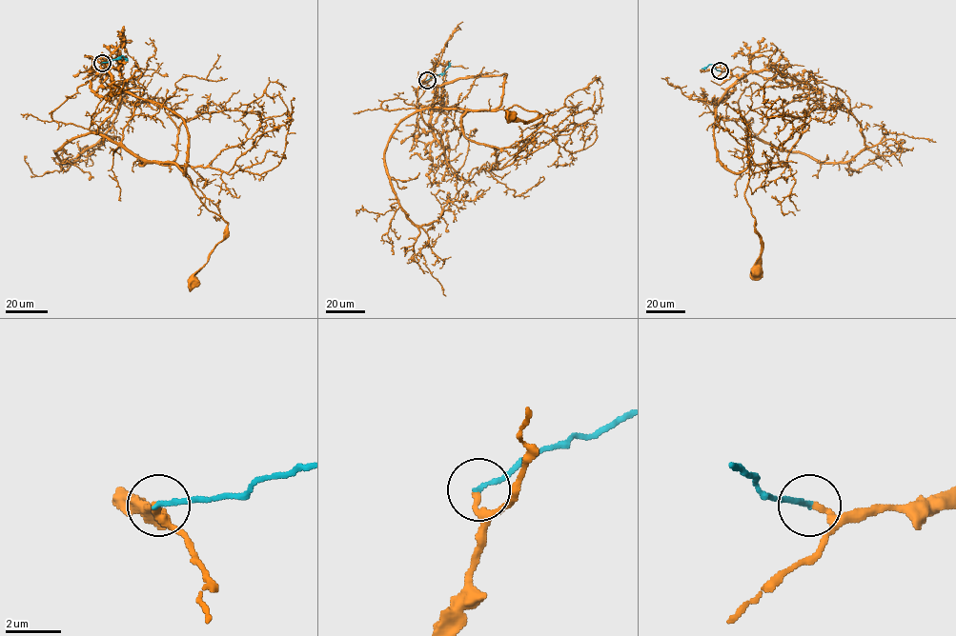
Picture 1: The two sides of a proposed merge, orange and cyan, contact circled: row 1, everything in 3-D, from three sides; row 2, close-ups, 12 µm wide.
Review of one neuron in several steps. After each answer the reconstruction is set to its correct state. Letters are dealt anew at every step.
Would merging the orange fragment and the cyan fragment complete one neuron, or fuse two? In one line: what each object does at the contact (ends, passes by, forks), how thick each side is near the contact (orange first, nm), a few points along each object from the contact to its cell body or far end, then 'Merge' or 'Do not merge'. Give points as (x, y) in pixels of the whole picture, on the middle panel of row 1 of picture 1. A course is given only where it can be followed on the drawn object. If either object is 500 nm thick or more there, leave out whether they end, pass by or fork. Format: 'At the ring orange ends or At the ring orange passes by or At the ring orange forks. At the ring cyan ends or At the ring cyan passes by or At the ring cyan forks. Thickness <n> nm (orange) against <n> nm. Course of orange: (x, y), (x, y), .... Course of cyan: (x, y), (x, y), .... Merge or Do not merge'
At the ring orange ends. At the ring cyan ends. Thickness 240 nm (orange) against 180 nm. Course of orange: (427, 80), (416, 118), (426, 134), (438, 87), (420, 86), (417, 109), (518, 105), (541, 115), (511, 117). Course of cyan: (427, 80), (442, 74), (448, 62). Do not merge

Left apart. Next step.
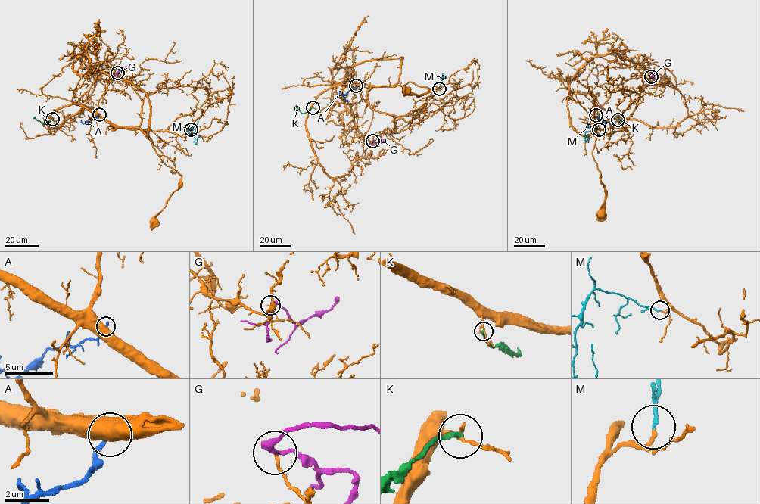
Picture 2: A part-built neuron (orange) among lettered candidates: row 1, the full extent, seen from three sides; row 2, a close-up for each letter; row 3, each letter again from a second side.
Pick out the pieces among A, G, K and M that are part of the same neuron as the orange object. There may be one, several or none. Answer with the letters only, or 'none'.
M

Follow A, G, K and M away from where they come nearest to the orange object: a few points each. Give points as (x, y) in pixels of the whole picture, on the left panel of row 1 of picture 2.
A: (99, 114), (83, 124), (81, 119)
G: (117, 73), (129, 66)
K: (52, 119), (43, 122), (34, 117)
M: (190, 129), (194, 126), (194, 144), (199, 135)

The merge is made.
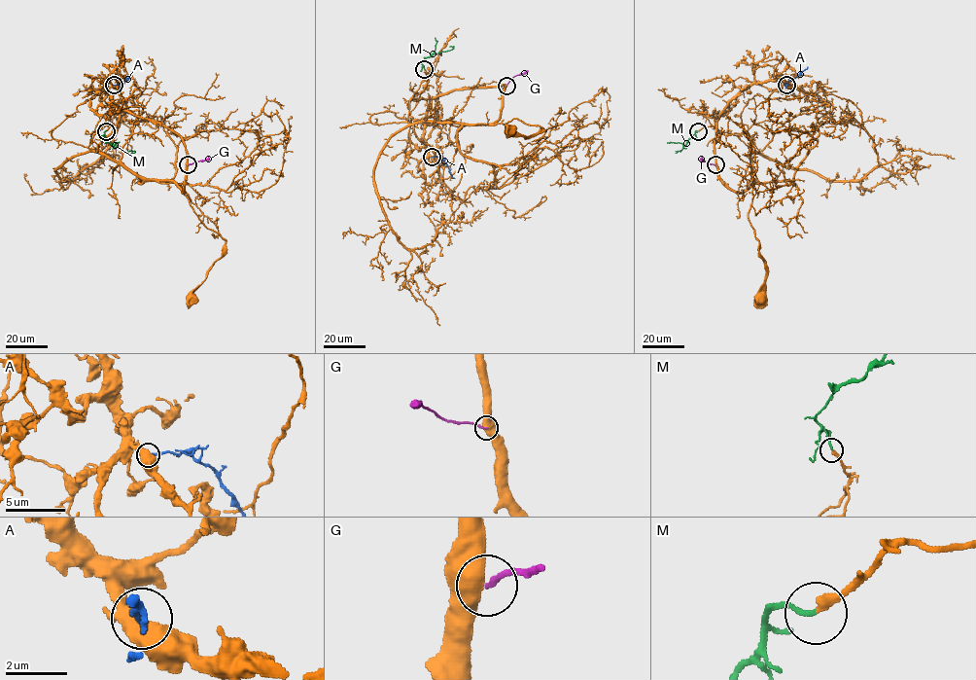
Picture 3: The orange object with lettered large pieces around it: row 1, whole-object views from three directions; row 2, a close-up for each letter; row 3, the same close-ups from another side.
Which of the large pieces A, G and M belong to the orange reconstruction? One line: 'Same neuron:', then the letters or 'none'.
Same neuron: M

